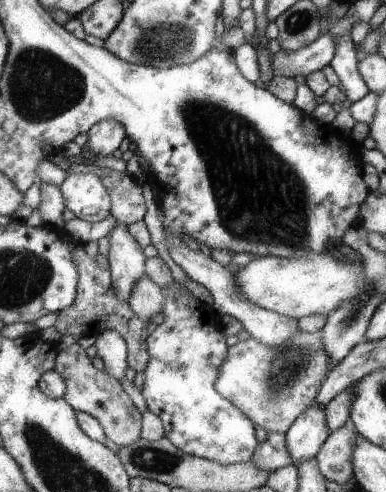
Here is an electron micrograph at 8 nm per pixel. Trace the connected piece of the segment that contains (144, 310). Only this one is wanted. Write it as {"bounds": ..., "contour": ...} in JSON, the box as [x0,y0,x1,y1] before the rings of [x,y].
{"bounds":[132,275,164,324],"contour":[[[145,275],[132,288],[132,311],[149,324],[154,314],[162,313],[162,304],[164,304],[164,294],[162,288],[155,284]]]}

